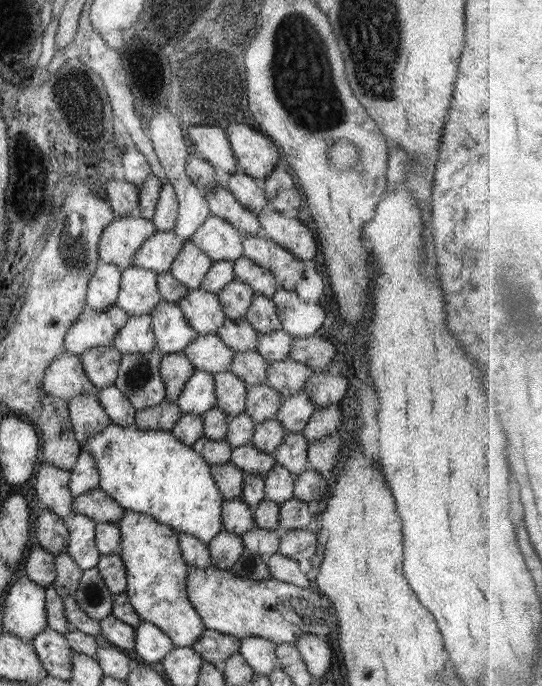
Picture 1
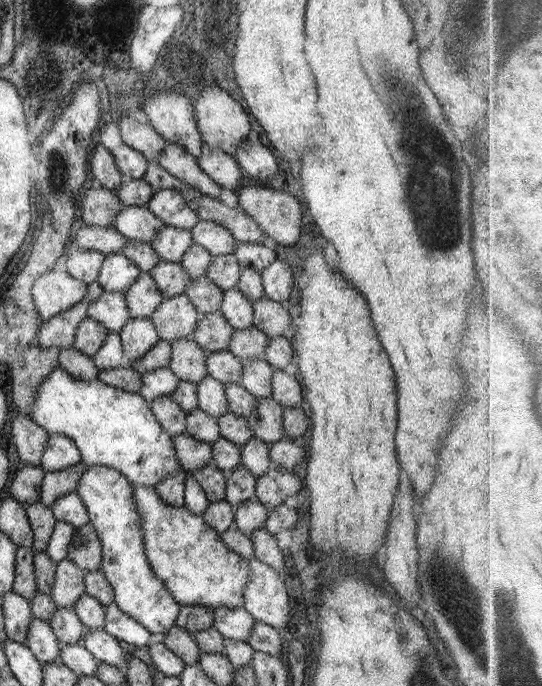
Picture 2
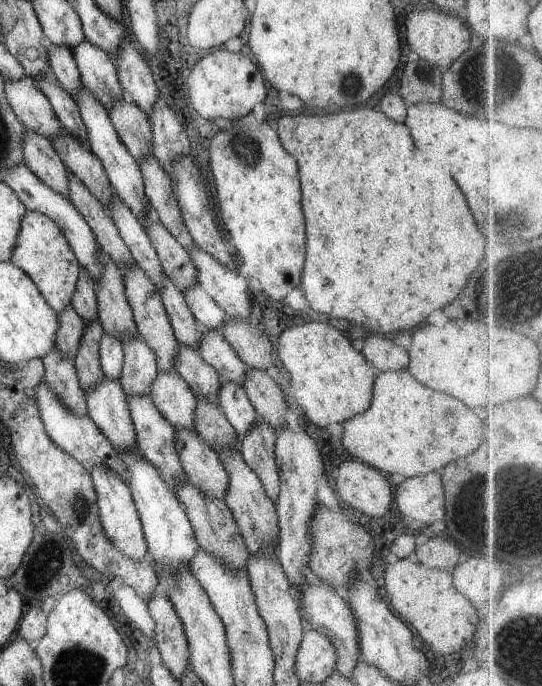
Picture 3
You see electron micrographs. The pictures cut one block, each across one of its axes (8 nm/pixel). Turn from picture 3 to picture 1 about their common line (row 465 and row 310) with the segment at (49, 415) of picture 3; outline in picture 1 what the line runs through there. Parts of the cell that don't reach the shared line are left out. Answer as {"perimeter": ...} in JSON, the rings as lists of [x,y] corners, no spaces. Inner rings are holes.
{"perimeter":[[[116,303],[98,311],[88,305],[82,309],[78,319],[66,331],[64,348],[66,351],[80,356],[84,351],[94,347],[112,345],[118,331],[124,327],[130,314],[122,310]]]}

